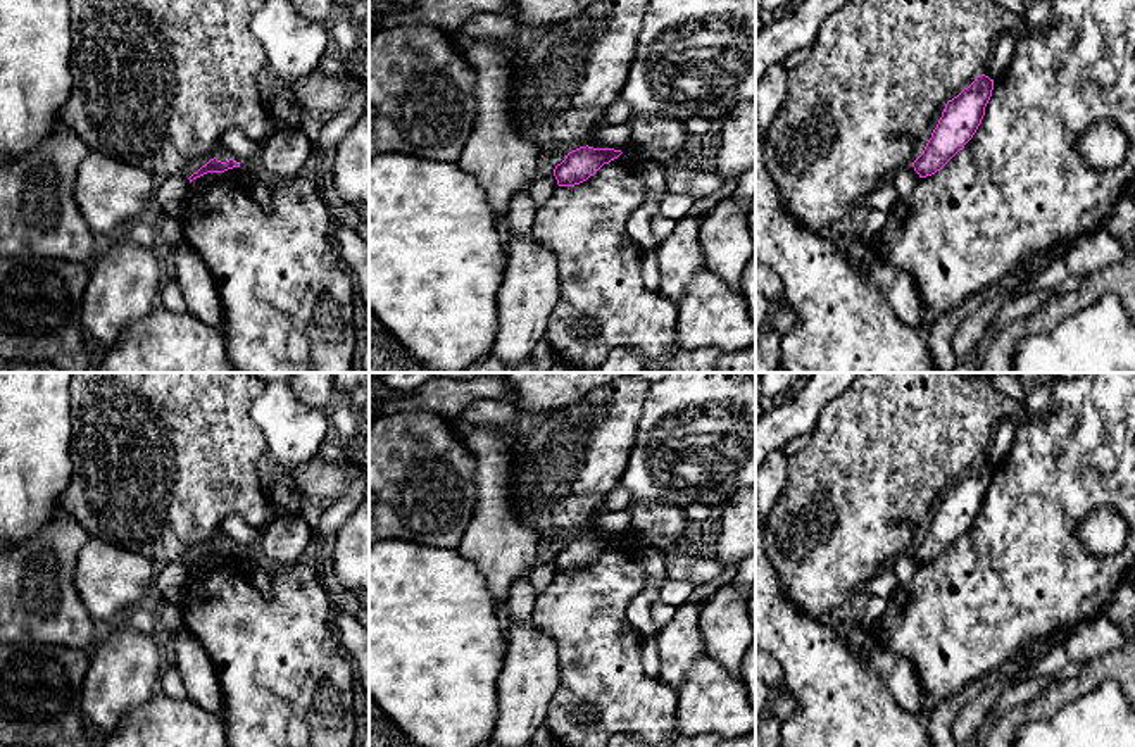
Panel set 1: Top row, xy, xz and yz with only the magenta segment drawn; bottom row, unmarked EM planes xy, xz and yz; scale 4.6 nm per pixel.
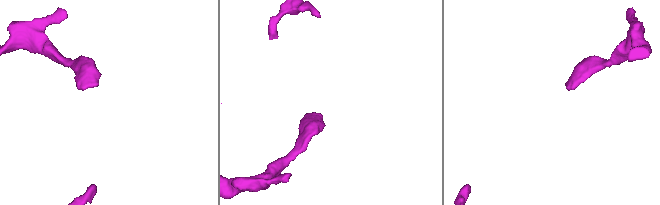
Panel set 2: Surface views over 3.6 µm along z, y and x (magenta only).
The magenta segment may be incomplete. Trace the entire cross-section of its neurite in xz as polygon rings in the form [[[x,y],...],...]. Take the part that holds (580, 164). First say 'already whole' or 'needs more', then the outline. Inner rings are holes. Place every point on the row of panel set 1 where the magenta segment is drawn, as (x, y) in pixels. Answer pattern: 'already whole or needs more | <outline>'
already whole | [[[580,147],[555,166],[554,176],[559,186],[574,186],[593,176],[604,164],[618,159],[623,152],[614,148]]]

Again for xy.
already whole | [[[214,157],[205,166],[202,166],[197,173],[193,173],[188,179],[191,183],[193,179],[197,179],[207,173],[224,173],[224,171],[233,169],[233,167],[240,167],[240,162],[236,162],[233,159],[221,162]]]

